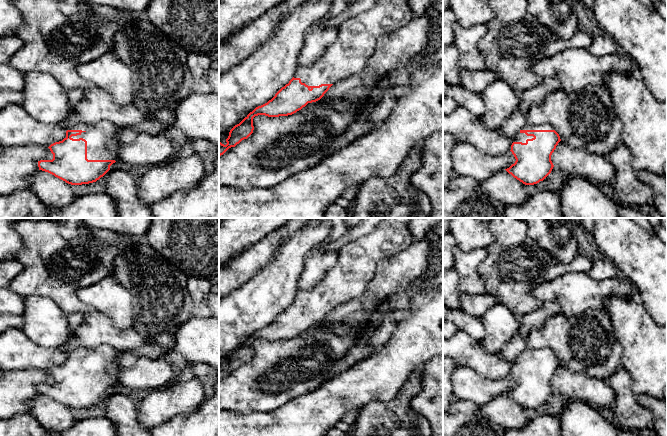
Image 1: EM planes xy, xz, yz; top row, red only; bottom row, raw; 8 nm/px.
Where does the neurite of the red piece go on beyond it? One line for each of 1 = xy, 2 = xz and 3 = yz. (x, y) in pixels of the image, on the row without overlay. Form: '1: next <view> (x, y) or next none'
1: next xy (99, 360)
2: next xz (357, 261)
3: next yz (545, 350)

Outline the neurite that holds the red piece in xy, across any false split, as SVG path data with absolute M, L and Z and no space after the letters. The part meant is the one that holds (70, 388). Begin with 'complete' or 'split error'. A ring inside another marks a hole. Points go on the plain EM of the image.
split error; M109 345L67 349L66 353L66 361L48 371L53 383L38 385L39 394L71 409L96 406L117 385L110 367L123 354Z

